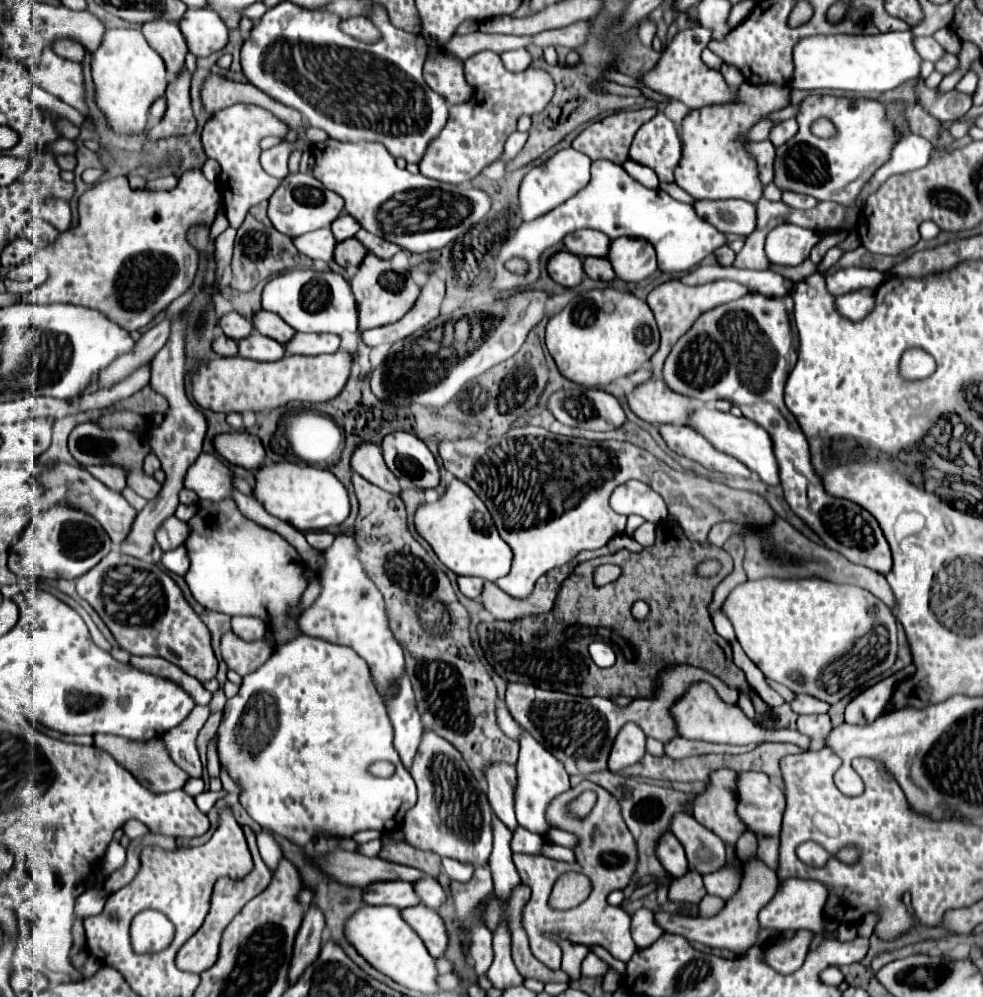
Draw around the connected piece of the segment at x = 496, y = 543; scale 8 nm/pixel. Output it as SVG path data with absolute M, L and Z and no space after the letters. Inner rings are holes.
M452 479L446 493L434 503L422 503L414 513L414 527L430 543L438 559L456 575L474 575L496 581L510 571L510 547L498 535L492 517L480 497L460 479Z

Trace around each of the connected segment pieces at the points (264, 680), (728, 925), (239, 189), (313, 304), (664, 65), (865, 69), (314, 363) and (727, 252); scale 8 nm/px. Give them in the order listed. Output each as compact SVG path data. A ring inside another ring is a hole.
M300 635L300 637L280 645L260 669L256 669L254 673L246 675L240 691L232 699L228 699L224 715L222 715L222 723L218 727L216 751L218 751L218 757L220 757L220 765L226 767L228 775L238 783L238 787L240 787L238 797L240 797L242 807L248 811L248 815L260 827L264 827L264 829L268 829L272 833L278 833L278 835L286 837L288 841L292 841L292 843L296 843L296 845L306 849L306 847L312 845L314 838L322 831L342 839L342 837L352 837L354 833L364 831L364 829L392 831L392 829L398 829L402 825L402 819L404 819L406 811L410 807L414 807L416 785L414 785L412 775L402 767L400 757L398 757L398 753L396 753L396 749L392 745L392 739L394 739L392 723L390 723L390 717L386 713L386 707L384 707L376 687L374 687L368 663L356 651L352 651L350 647L334 645L334 643L328 643L328 641L320 639L320 637L316 639L316 637L310 637L310 635ZM380 759L386 759L386 761L396 765L396 773L390 779L378 779L368 771L368 767L372 763L380 761Z
M750 859L744 865L744 879L742 879L742 885L740 885L738 893L730 901L726 901L726 907L716 917L710 917L710 919L704 919L704 917L682 917L682 915L674 915L674 913L668 913L668 911L656 911L654 913L654 921L664 931L684 935L690 941L706 943L710 947L728 949L728 951L736 953L736 957L742 957L750 947L756 945L758 931L760 931L758 913L760 913L760 909L764 905L770 903L770 897L774 897L776 889L778 889L776 871L766 867L760 859Z
M232 105L228 109L218 111L202 131L202 145L210 159L216 159L222 167L218 175L218 191L224 201L224 211L230 221L230 227L238 229L250 207L268 199L278 187L278 179L270 177L260 167L260 139L266 135L276 135L284 139L290 127L280 121L274 113L256 107L256 105Z
M292 269L276 275L272 281L266 283L264 293L262 293L262 309L274 311L280 315L294 331L302 333L356 333L358 331L358 309L354 295L350 293L350 283L332 271L314 271L314 269Z
M696 27L696 29L686 29L686 31L678 33L674 37L672 45L666 47L666 51L662 53L658 65L654 69L646 71L640 79L640 83L644 87L668 97L668 99L682 101L690 109L700 109L700 107L714 105L714 103L734 101L734 91L726 85L724 77L718 71L708 69L700 59L700 53L708 43L710 43L710 31L708 29Z
M912 33L884 35L814 35L804 37L794 47L792 89L840 89L840 91L890 91L920 73L920 57L912 45Z
M346 351L332 355L286 355L274 363L260 363L242 357L216 357L202 363L192 375L192 397L202 409L222 413L266 411L290 401L326 401L336 397L348 381L352 357Z
M728 245L718 247L718 249L714 251L714 255L716 255L718 265L722 265L722 267L728 267L728 265L732 265L732 263L734 263L734 251L732 251Z

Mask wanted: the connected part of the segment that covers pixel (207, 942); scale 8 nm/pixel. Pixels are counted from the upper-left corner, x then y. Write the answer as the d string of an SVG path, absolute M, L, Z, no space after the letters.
M244 827L244 835L246 835L246 841L248 841L248 849L252 853L252 859L254 859L254 869L242 877L242 879L230 879L230 877L220 877L214 885L214 893L212 893L212 899L210 899L210 911L202 923L202 927L198 929L198 933L194 933L194 937L190 937L190 941L186 941L186 945L178 951L178 957L176 957L176 965L178 969L182 971L190 971L190 973L202 973L206 969L210 969L210 965L214 965L216 957L218 957L218 941L222 937L222 931L226 929L228 921L234 919L236 913L240 913L240 909L252 899L256 897L258 893L262 893L268 885L270 885L270 879L272 879L272 871L264 865L260 853L258 853L258 847L256 847L256 835L250 827Z

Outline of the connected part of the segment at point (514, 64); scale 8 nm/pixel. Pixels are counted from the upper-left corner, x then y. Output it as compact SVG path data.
M516 49L516 51L506 51L500 55L506 69L510 71L524 71L530 67L532 63L532 55L526 51L526 49Z

